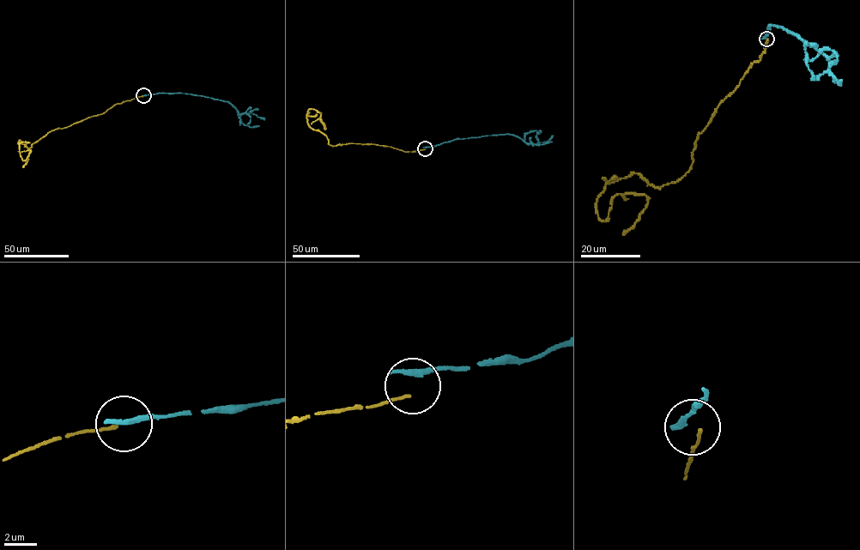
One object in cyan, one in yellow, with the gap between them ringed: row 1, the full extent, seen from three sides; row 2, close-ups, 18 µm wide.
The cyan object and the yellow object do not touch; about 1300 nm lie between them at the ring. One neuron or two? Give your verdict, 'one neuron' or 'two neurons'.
two neurons

